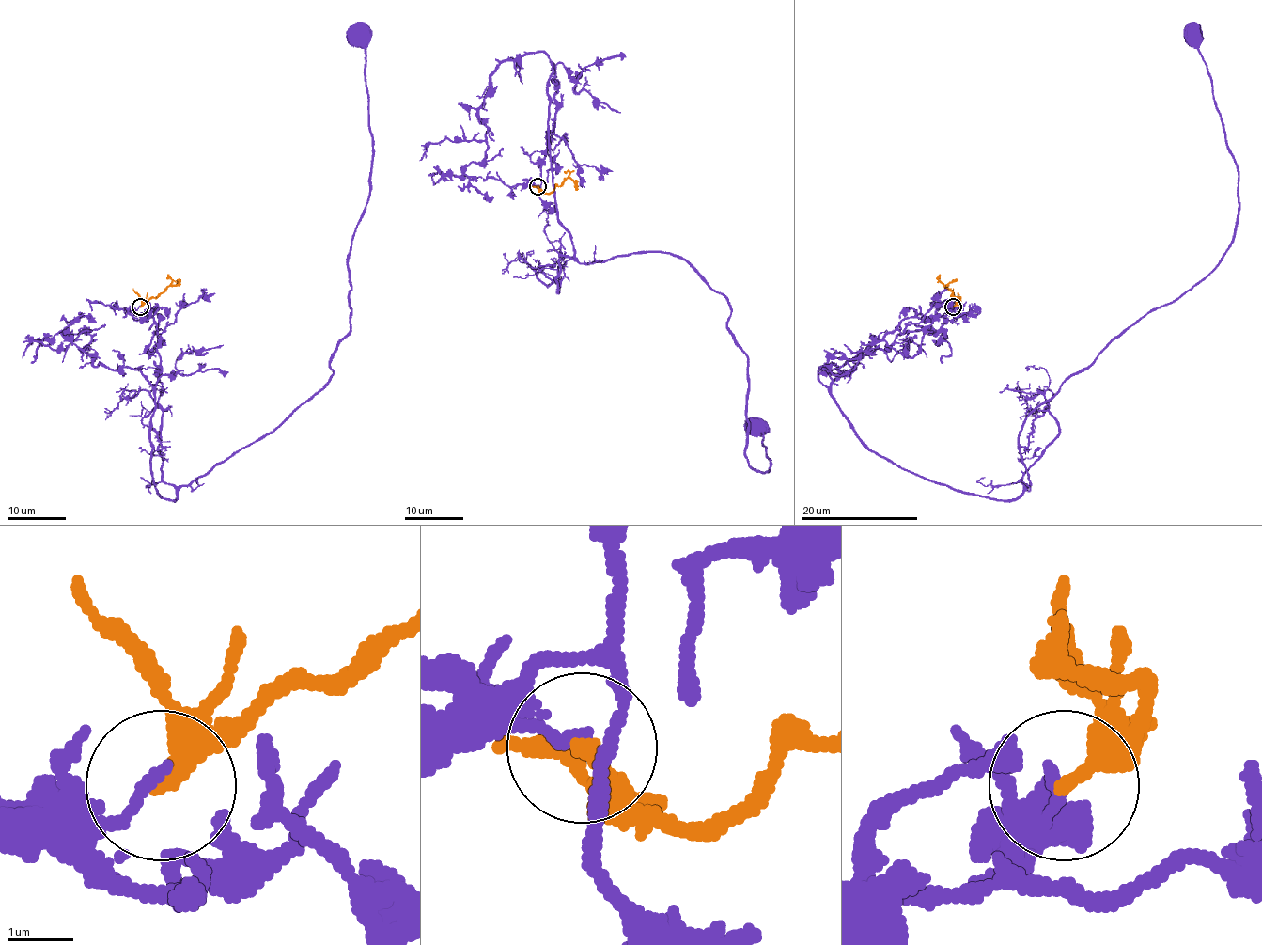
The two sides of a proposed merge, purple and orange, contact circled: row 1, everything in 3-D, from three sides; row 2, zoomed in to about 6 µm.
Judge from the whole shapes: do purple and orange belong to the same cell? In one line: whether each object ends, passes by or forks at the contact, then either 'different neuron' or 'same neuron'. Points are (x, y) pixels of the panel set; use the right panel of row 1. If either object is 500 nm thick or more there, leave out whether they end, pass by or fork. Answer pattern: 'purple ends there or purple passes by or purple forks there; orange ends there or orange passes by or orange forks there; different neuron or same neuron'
purple ends there; orange ends there; different neuron

